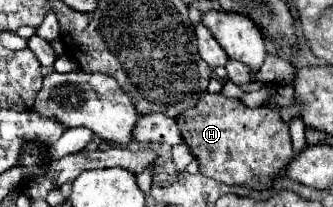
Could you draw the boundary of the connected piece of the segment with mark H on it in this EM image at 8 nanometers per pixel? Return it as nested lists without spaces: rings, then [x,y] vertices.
[[[206,92],[198,100],[198,106],[180,114],[176,122],[182,130],[182,138],[188,142],[200,164],[200,172],[224,184],[268,190],[272,188],[274,178],[286,170],[296,156],[288,124],[282,122],[276,110],[266,106],[246,108],[236,98]]]

